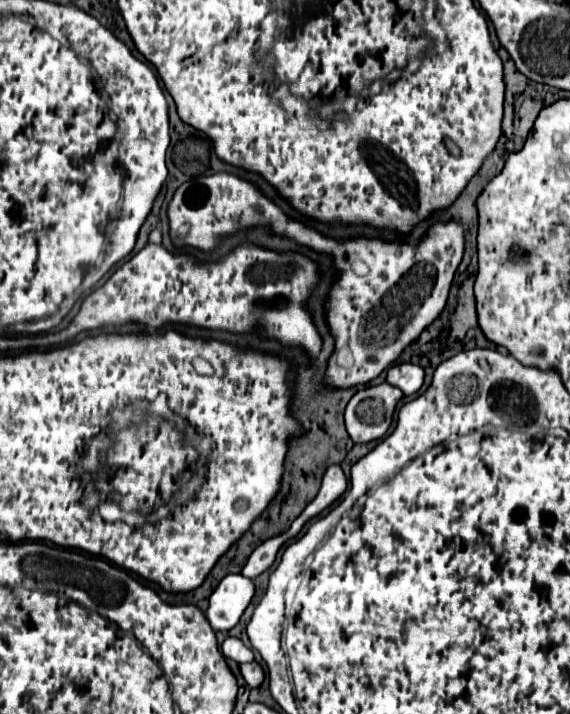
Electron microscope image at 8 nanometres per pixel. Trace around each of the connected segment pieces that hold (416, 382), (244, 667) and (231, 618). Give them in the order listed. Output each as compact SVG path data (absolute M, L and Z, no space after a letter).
M402 363L402 365L392 365L388 369L386 381L398 389L402 389L404 395L414 395L422 383L424 383L424 369L420 365L412 363Z
M256 661L242 663L240 665L240 671L242 671L242 677L246 679L246 683L250 687L260 687L260 683L264 681L264 671L262 671L262 667Z
M228 575L210 597L206 617L214 631L230 631L254 597L254 583L244 575Z

